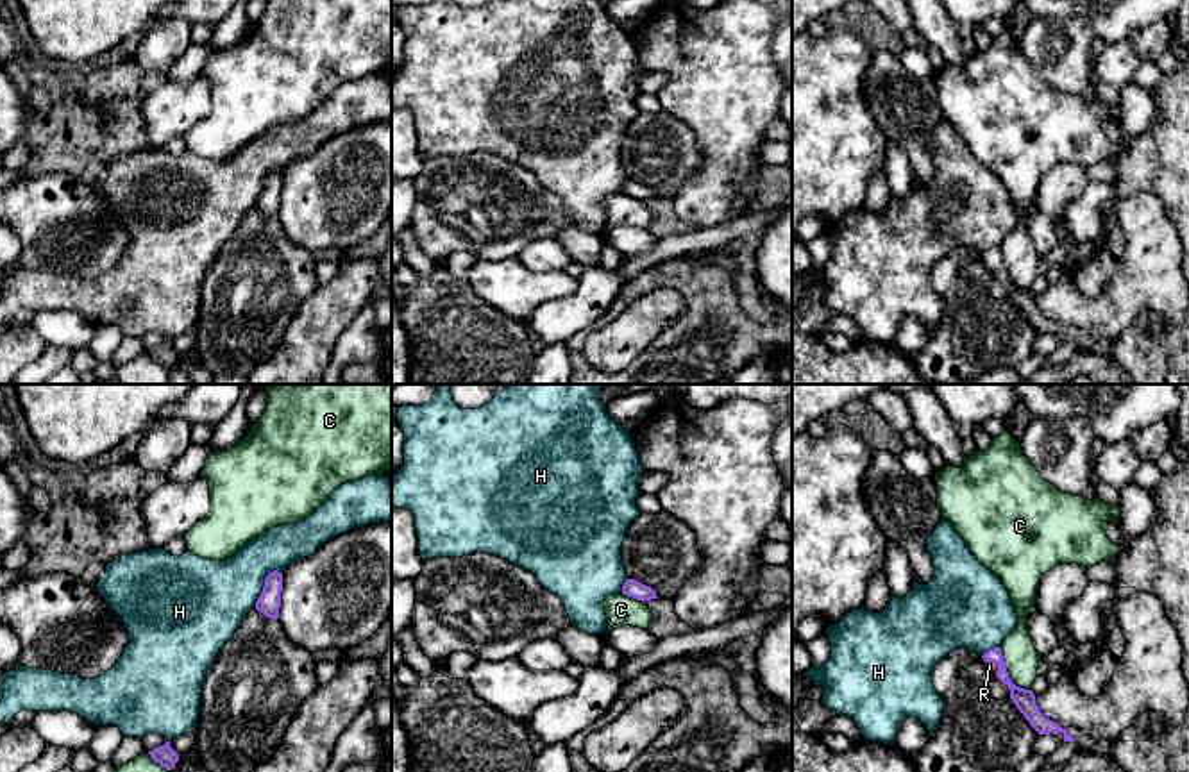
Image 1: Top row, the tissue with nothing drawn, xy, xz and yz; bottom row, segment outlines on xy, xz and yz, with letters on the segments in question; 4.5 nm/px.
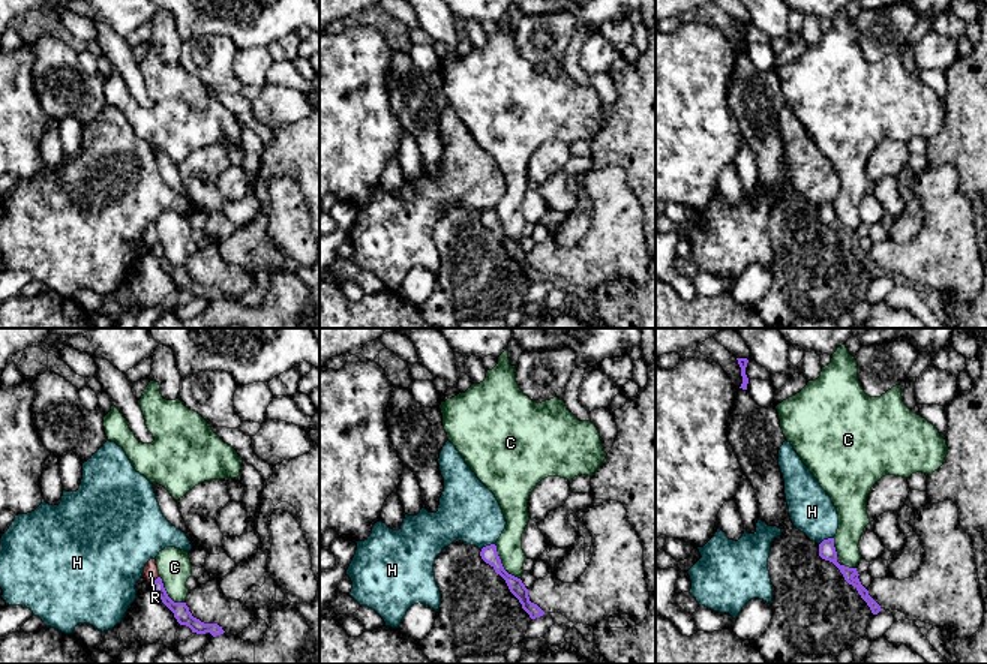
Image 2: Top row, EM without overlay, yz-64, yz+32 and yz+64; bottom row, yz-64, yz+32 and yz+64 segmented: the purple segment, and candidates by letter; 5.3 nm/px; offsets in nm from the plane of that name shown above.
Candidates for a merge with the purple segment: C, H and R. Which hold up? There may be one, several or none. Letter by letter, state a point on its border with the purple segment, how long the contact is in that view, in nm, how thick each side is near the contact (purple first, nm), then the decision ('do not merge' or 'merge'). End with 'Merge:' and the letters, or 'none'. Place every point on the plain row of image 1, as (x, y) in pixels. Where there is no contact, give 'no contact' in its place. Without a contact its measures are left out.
C: meets purple in yz at (1007, 274); contact 240 nm long; 100 nm thick on the purple side, 160 nm on the other; do not merge
H: meets purple in xy at (265, 184); contact 200 nm long; 110 nm thick on the purple side, 340 nm on the other; do not merge
R: meets purple in yz at (996, 263); contact 90 nm long; 100 nm thick on the purple side, 50 nm on the other; merge
Merge: R

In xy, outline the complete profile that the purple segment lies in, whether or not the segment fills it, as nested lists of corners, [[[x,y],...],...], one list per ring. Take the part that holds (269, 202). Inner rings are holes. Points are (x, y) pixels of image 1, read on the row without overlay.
[[[274,170],[265,179],[265,186],[256,202],[256,209],[268,218],[279,218],[281,191],[282,191],[282,173]]]

